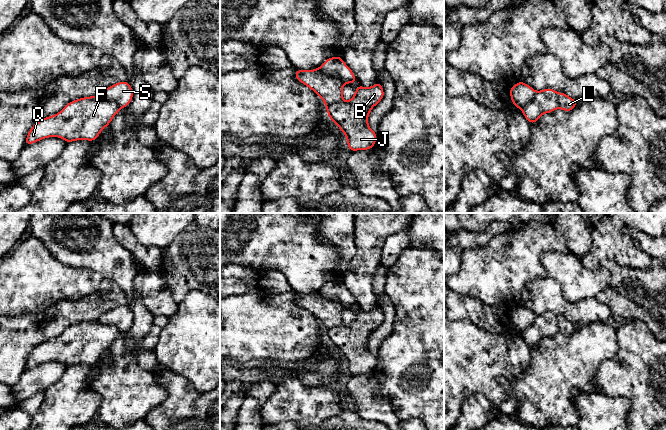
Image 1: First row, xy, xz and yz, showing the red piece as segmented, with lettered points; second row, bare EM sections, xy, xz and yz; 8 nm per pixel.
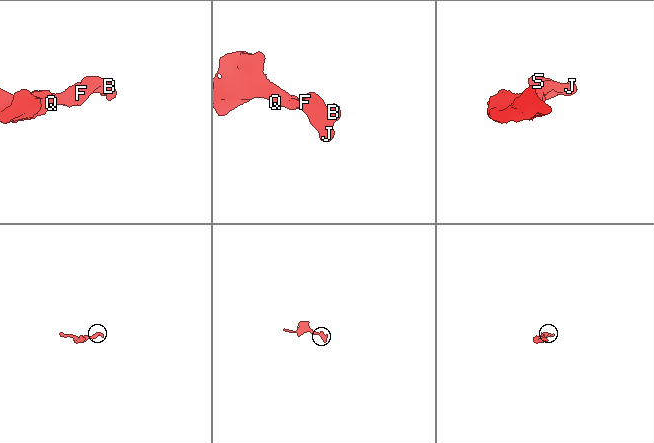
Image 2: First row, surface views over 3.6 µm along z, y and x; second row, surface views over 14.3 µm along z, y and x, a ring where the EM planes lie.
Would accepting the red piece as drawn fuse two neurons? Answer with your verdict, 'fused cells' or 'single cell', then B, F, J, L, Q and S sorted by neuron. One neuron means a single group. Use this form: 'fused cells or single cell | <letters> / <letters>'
single cell | B F J L Q S

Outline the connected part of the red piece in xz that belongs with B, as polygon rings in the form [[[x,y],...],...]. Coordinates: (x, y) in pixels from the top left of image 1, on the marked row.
[[[337,55],[328,58],[323,64],[313,70],[297,70],[294,77],[322,98],[326,105],[328,117],[345,134],[349,151],[370,150],[377,141],[377,133],[368,125],[368,116],[374,106],[384,98],[384,89],[379,81],[375,85],[365,88],[359,85],[354,96],[347,102],[343,101],[343,84],[358,82],[351,68]]]

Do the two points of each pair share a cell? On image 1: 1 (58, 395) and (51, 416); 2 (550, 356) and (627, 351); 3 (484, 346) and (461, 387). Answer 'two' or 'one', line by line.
1: one
2: two
3: one

